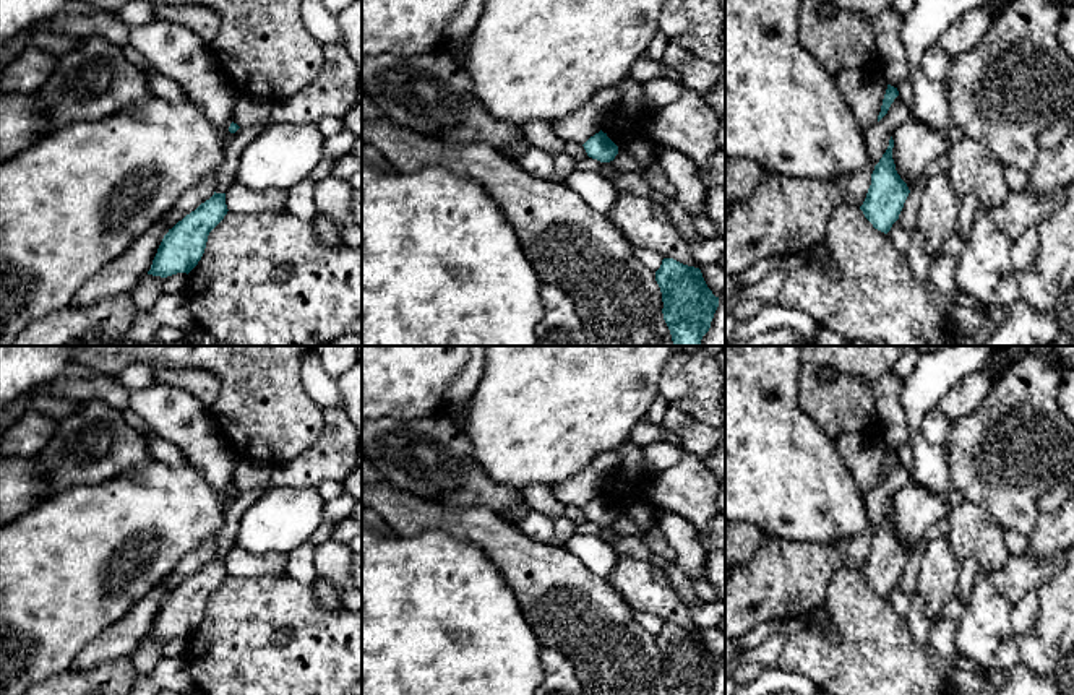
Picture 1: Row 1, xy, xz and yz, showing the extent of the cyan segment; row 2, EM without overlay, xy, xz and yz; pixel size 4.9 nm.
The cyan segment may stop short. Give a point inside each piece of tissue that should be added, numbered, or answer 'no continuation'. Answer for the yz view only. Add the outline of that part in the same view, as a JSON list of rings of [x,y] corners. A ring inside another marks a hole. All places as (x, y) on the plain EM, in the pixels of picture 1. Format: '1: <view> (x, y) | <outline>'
no continuation

